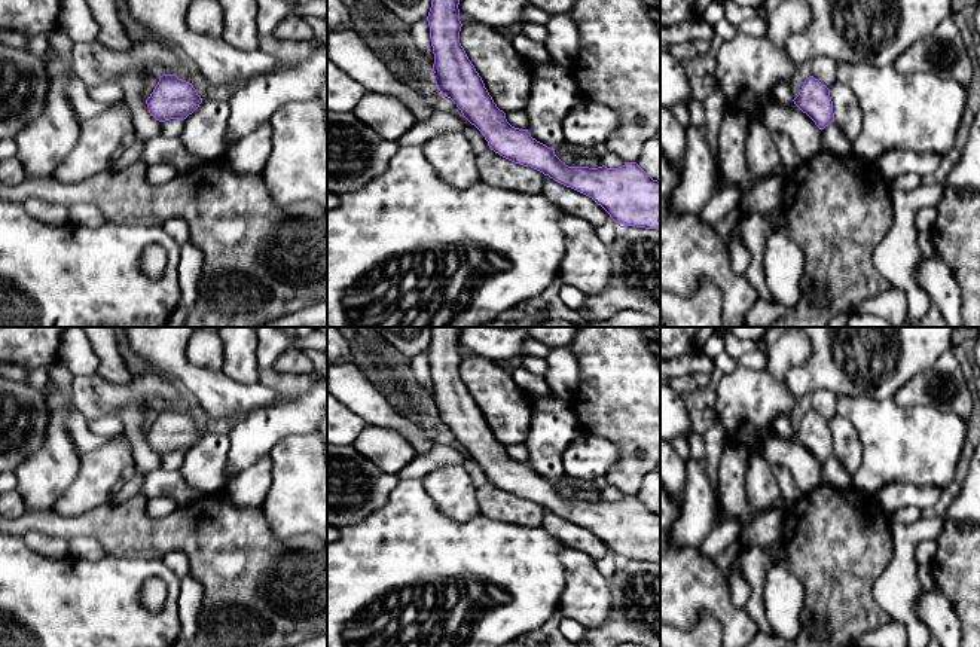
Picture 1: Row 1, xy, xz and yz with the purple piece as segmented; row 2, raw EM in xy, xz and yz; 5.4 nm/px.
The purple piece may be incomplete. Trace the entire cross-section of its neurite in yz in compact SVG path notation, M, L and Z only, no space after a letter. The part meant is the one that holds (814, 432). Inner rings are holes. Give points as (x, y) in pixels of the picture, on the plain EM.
M809 409L793 434L822 464L822 483L839 489L852 486L854 476L834 455L833 434L825 418Z

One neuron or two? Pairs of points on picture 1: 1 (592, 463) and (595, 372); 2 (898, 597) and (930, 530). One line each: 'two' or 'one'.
1: two
2: one

